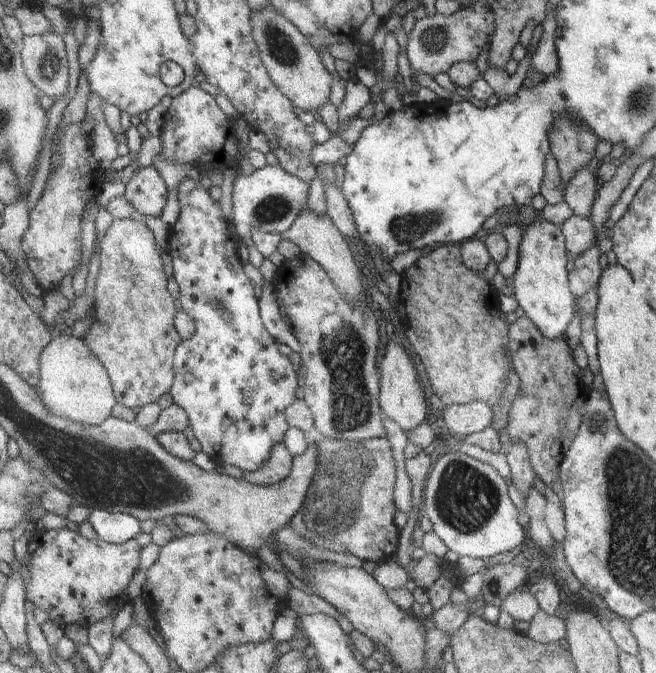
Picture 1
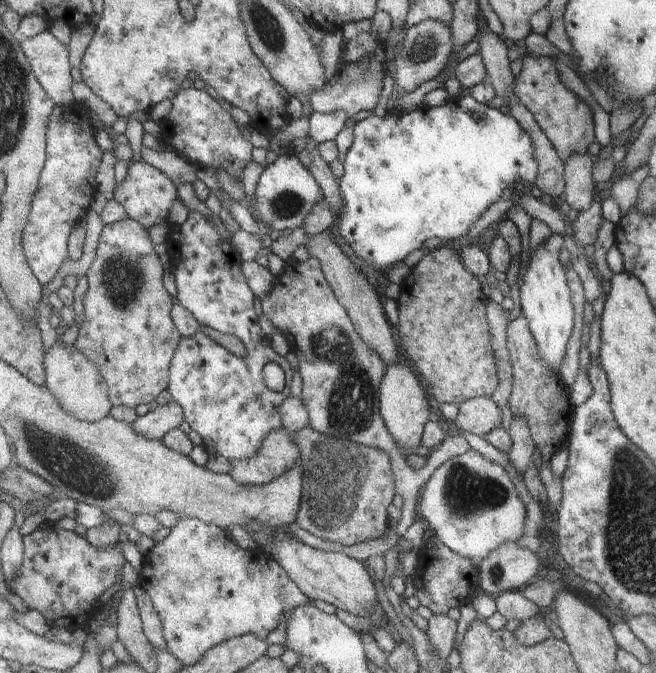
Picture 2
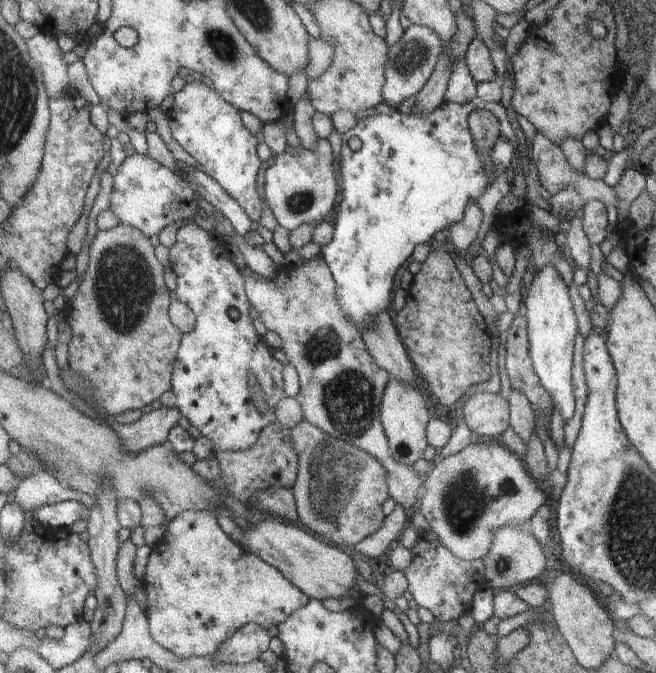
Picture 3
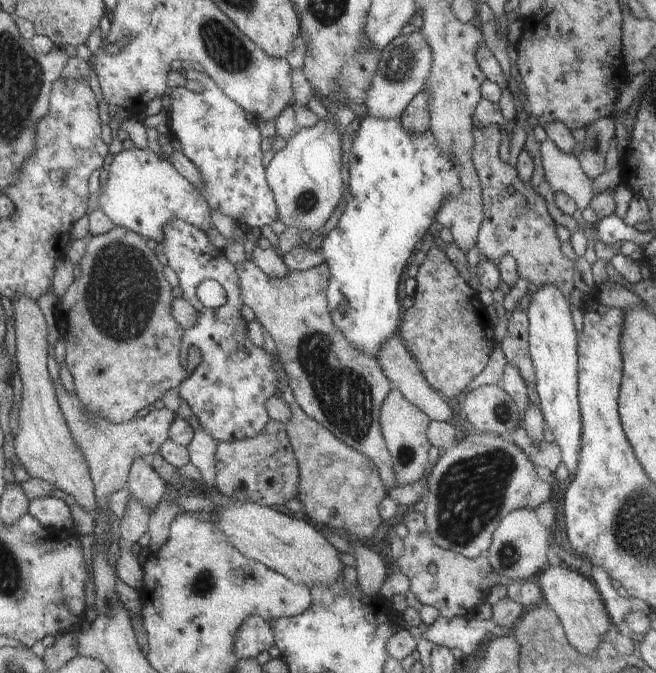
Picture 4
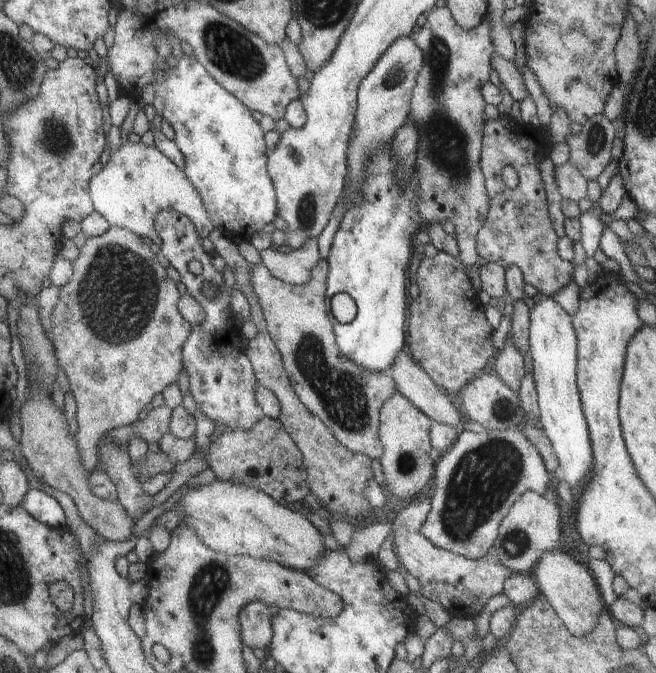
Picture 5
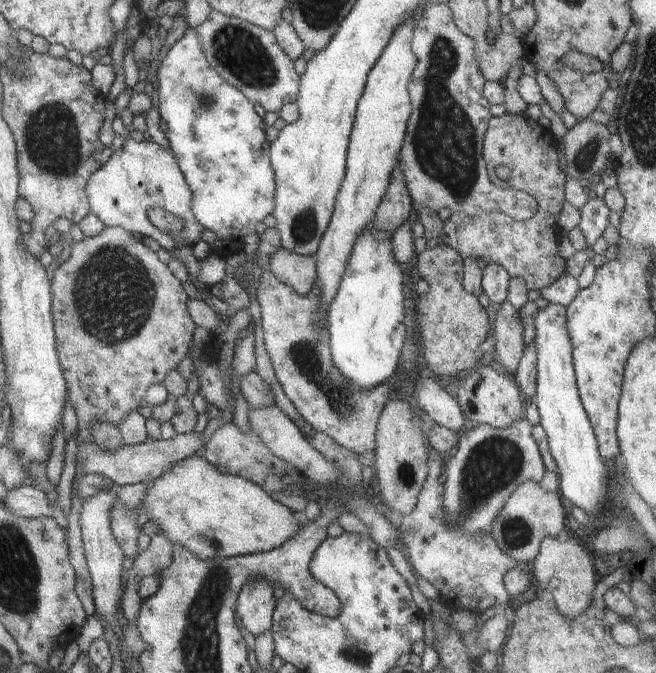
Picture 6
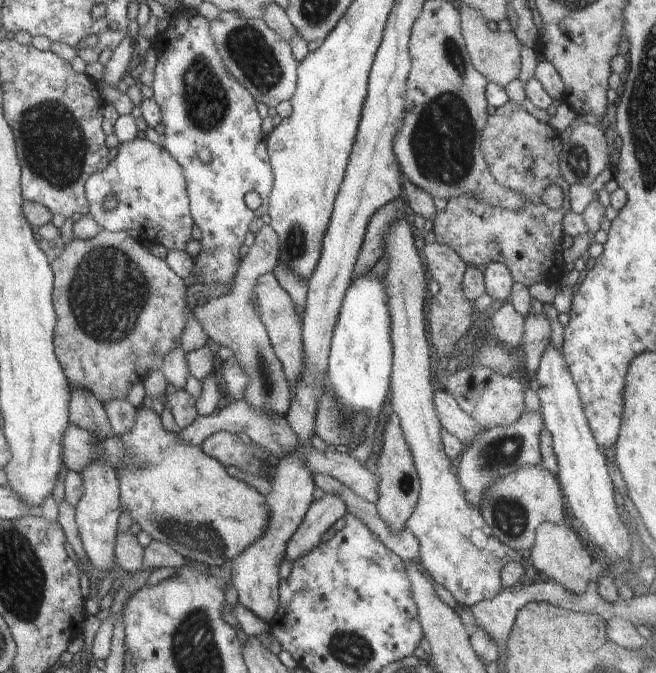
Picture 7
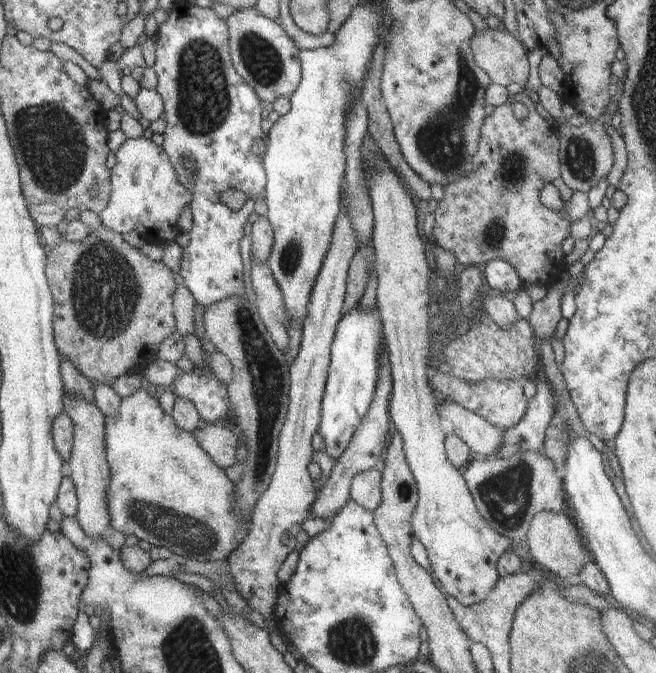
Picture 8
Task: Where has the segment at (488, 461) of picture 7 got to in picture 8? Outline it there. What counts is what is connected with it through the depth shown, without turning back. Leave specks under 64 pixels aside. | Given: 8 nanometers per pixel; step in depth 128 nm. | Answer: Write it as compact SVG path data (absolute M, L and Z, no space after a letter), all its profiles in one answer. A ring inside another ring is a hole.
M548 380L536 385L537 393L527 402L524 416L518 421L517 426L503 431L502 446L492 457L509 459L526 448L542 450L545 432L556 408L553 406L552 386L548 384Z

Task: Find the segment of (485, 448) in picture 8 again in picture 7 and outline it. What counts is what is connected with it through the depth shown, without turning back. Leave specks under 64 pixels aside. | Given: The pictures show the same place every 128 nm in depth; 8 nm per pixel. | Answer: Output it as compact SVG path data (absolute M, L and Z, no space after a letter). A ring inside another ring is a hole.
M446 390L433 392L435 411L442 428L463 443L469 442L484 428L460 408L460 405Z

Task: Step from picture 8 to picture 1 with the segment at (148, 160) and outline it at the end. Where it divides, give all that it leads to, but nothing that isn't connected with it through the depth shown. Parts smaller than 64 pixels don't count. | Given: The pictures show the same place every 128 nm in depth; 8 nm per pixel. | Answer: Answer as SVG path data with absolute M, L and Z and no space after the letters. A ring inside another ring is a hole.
M148 167L134 170L123 196L132 204L139 218L161 217L167 204L168 190L157 170Z

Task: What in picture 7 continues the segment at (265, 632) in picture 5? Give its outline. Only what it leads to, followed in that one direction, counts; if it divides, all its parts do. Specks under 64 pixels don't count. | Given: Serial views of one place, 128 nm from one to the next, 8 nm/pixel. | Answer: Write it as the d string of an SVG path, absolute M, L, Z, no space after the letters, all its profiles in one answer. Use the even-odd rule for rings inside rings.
M295 453L277 459L269 481L272 484L272 489L265 496L269 506L267 530L255 543L234 557L229 564L231 583L238 592L239 604L242 604L246 610L251 610L254 616L264 620L266 624L270 624L276 619L279 583L282 581L278 570L284 560L286 543L304 520L305 514L313 503L312 494L316 489L315 479L311 472Z

